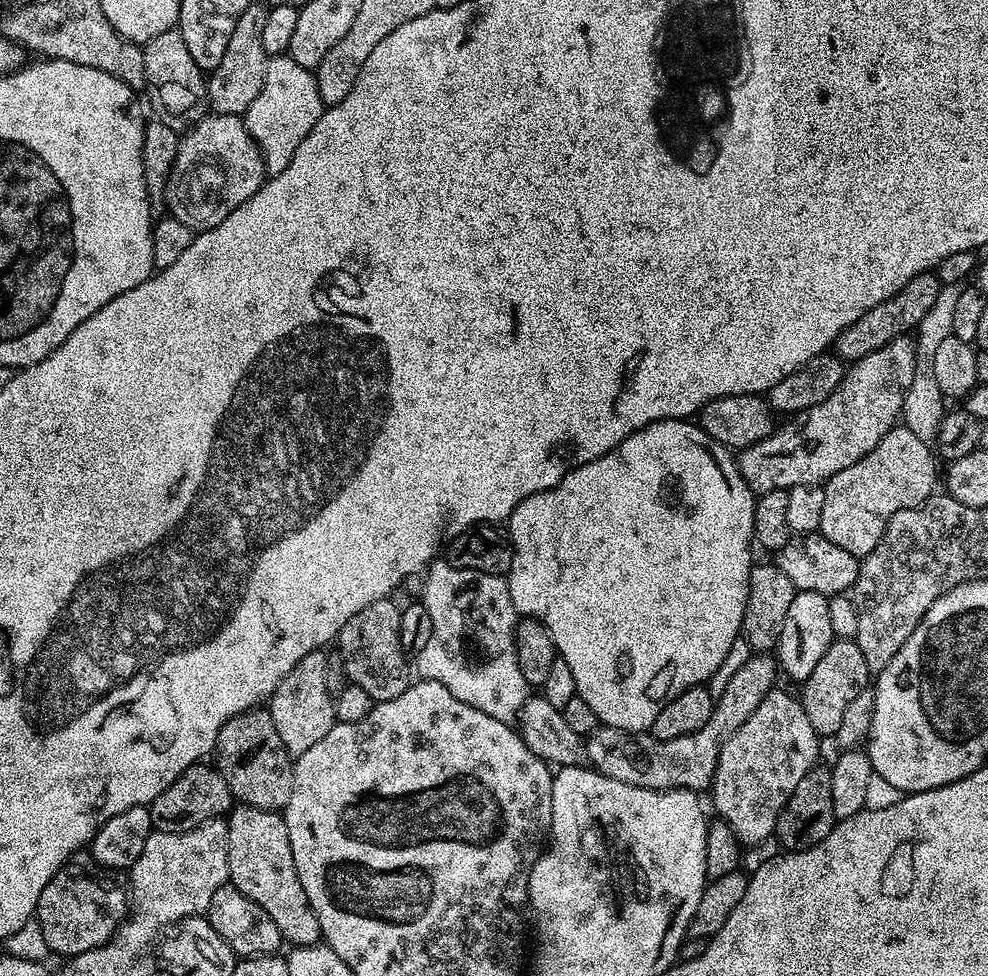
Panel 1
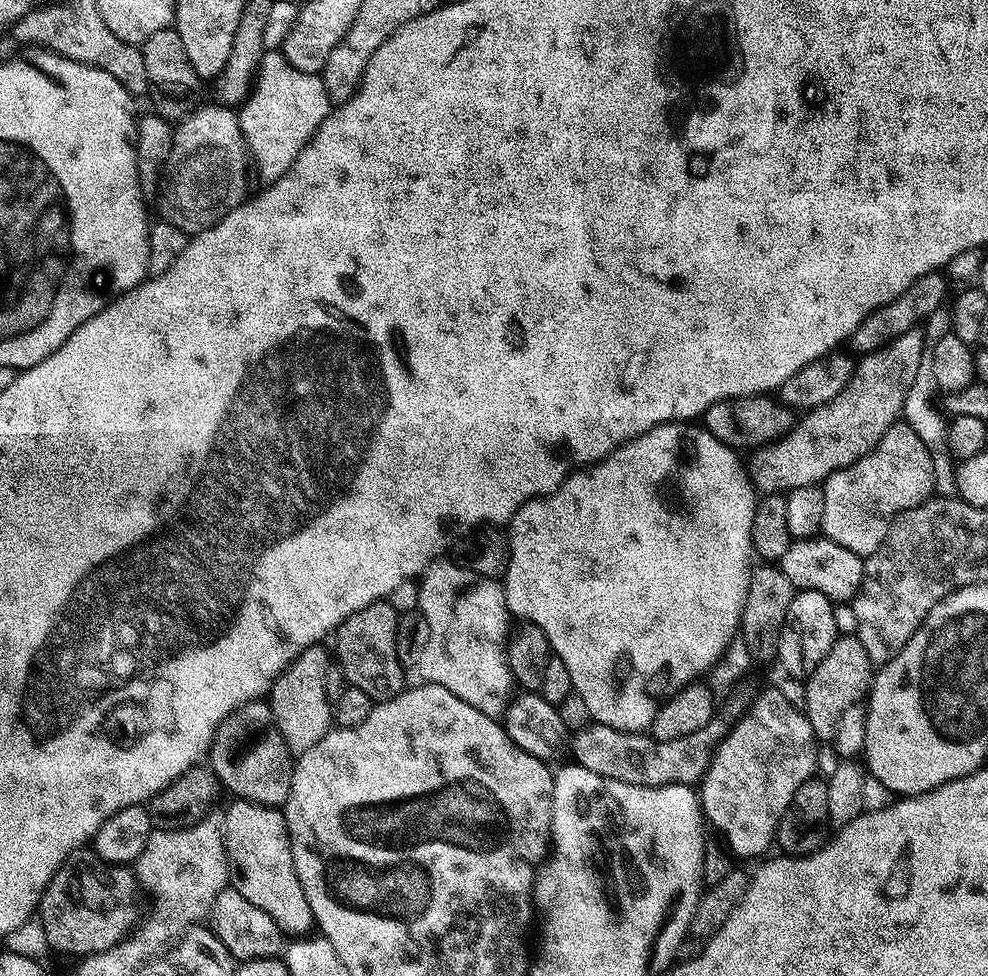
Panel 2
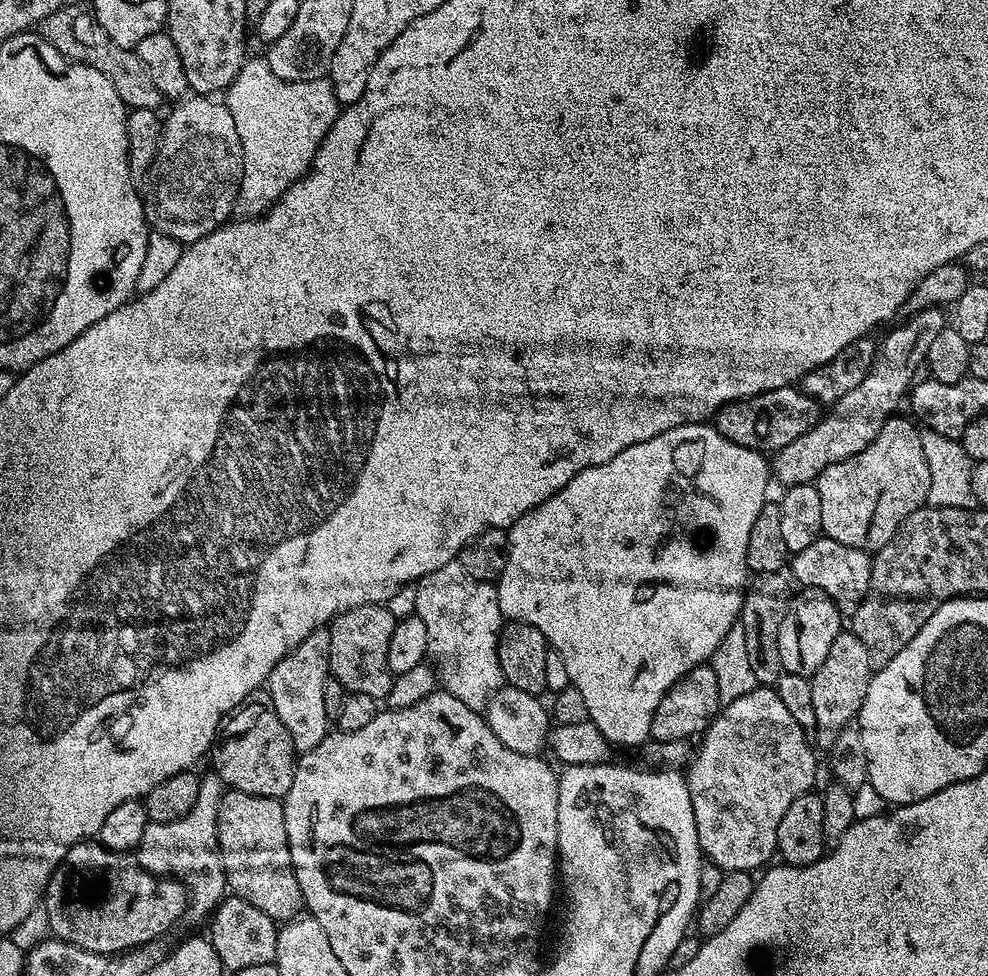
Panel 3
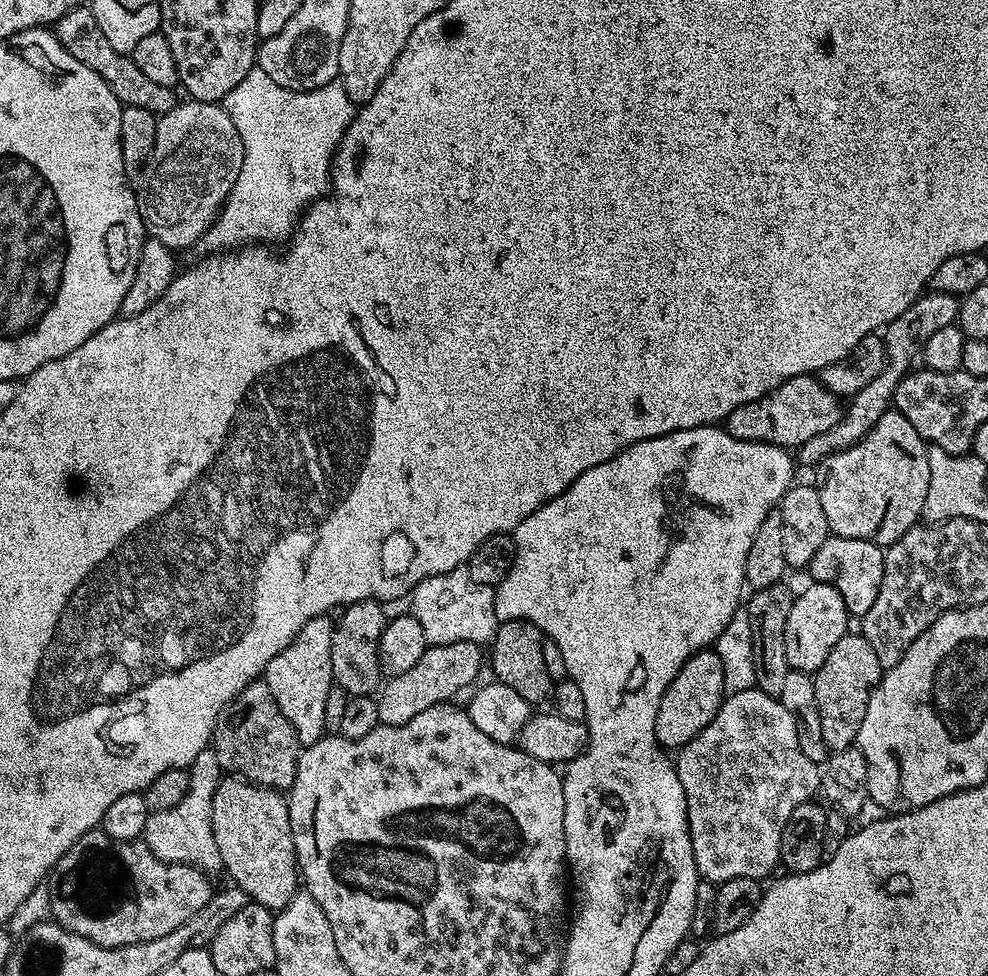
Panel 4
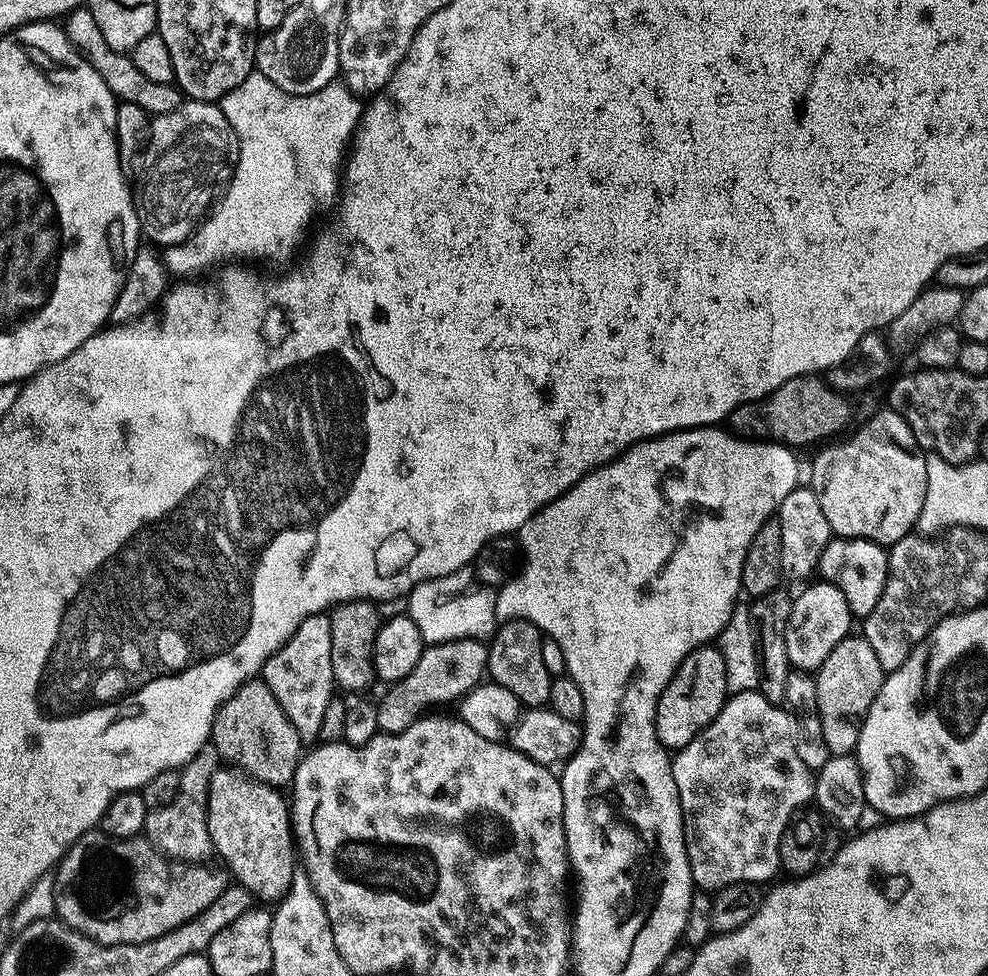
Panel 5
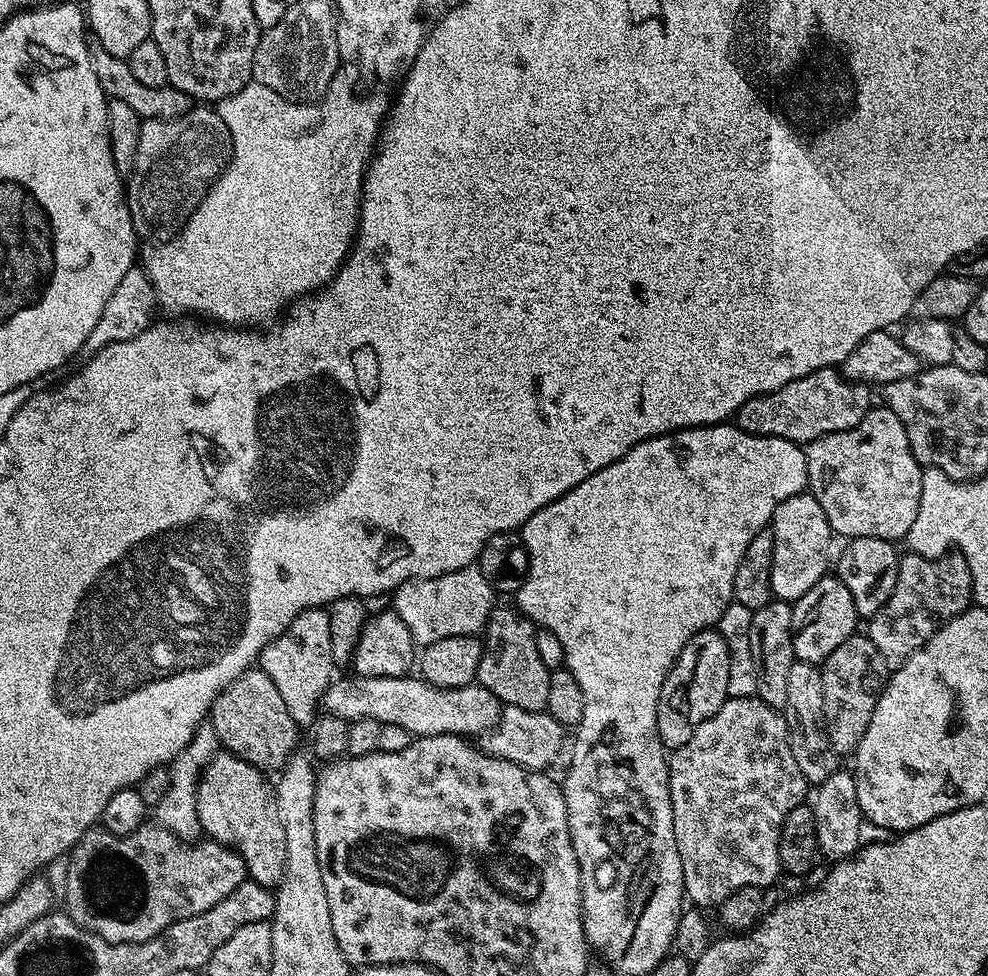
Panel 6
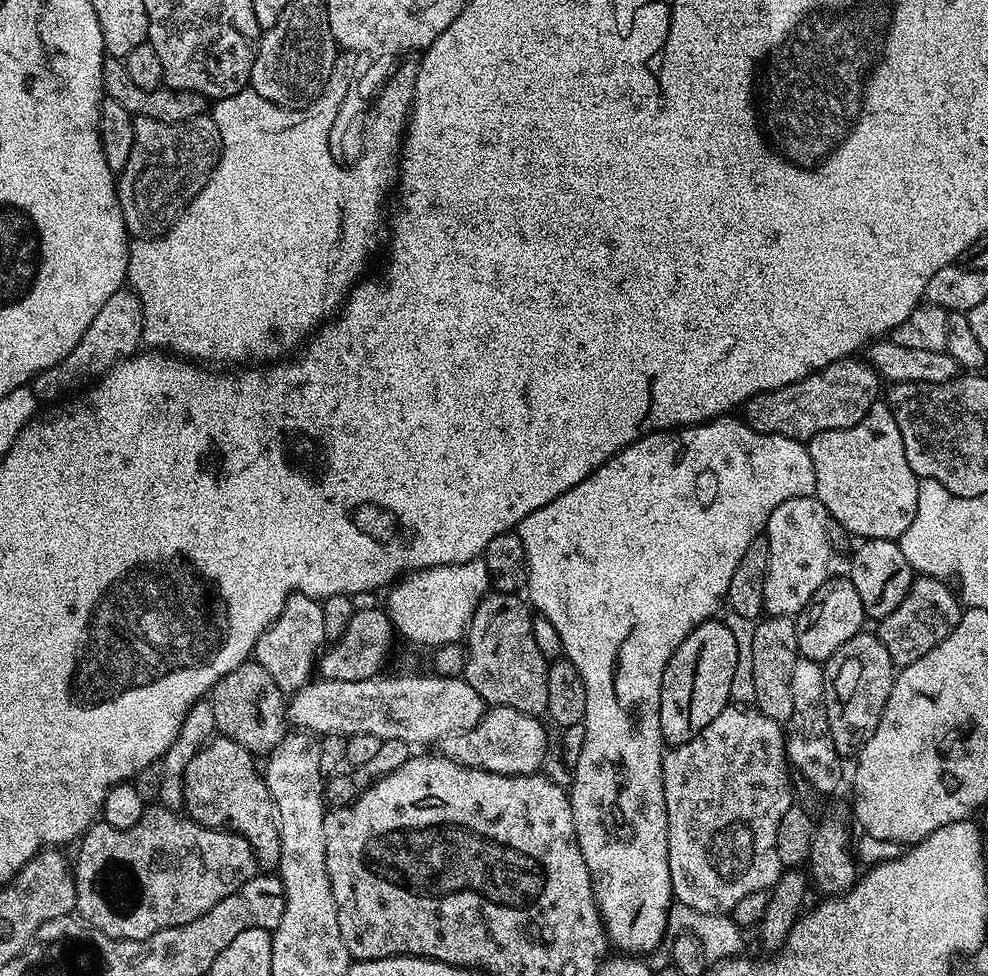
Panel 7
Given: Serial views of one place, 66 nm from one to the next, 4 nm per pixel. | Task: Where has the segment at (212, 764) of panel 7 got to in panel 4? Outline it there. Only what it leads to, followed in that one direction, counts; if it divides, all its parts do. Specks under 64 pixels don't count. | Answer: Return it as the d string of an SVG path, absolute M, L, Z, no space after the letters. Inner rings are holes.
M225 775L214 790L212 829L223 871L228 871L232 879L229 881L241 888L251 903L266 906L273 914L280 913L301 883L285 793Z

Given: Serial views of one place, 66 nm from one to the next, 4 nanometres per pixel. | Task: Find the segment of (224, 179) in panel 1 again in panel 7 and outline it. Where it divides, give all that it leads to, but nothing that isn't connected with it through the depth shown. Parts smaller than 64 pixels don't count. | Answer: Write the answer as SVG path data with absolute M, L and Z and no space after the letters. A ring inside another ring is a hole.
M211 115L173 124L135 117L134 146L126 166L118 174L116 190L129 237L150 240L163 236L189 202L208 185L223 151L220 128Z

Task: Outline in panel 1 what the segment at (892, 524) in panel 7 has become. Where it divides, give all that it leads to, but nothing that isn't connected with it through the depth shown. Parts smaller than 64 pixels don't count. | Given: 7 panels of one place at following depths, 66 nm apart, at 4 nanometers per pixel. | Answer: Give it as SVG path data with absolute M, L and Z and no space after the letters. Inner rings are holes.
M903 426L891 428L866 458L858 458L846 470L838 470L823 485L826 502L822 505L819 535L858 558L870 554L898 510L918 506L937 491L937 457L934 452L932 457L931 451L929 441L918 438L914 430Z

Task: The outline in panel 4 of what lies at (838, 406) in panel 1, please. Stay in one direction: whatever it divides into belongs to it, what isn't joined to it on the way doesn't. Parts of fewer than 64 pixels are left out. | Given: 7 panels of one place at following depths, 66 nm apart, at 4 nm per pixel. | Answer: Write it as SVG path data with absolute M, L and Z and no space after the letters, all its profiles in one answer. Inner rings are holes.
M925 291L913 302L898 318L894 318L883 329L882 339L884 342L884 369L870 382L870 386L862 386L858 394L854 394L847 401L846 407L841 411L840 420L824 434L818 434L816 438L810 438L798 450L798 460L809 466L815 466L821 460L825 460L830 454L846 450L854 446L869 430L892 408L892 395L898 386L900 379L908 375L913 367L912 356L919 357L924 350L926 338L931 338L934 330L942 326L956 324L956 315L960 309L959 299L945 292ZM912 364L912 365L911 365Z

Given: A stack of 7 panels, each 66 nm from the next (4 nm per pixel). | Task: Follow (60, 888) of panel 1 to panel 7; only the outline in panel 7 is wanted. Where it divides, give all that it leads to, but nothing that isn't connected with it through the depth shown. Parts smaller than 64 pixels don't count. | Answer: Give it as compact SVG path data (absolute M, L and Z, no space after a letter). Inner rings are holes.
M163 806L145 807L142 818L138 818L138 823L130 826L130 830L118 830L109 824L94 822L84 831L84 835L79 837L79 844L80 849L76 852L76 860L74 856L74 875L76 878L75 911L83 923L90 928L96 928L102 934L106 934L111 940L145 940L150 938L150 934L158 934L158 930L163 928L182 926L186 922L194 922L194 918L202 918L202 914L206 914L206 910L210 910L210 906L218 906L218 902L222 902L222 898L230 898L230 894L234 894L243 884L250 882L250 878L257 875L258 872L256 855L250 846L250 842L246 842L246 838L242 838L236 832L207 828L196 823L187 815Z

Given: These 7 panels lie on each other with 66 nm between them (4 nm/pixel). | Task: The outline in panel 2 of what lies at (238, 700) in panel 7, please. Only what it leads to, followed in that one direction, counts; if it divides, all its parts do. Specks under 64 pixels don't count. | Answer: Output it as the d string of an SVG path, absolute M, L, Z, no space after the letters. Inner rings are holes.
M267 699L248 700L238 706L218 726L210 749L210 769L237 800L282 806L288 801L292 785L294 754L276 728L272 705Z

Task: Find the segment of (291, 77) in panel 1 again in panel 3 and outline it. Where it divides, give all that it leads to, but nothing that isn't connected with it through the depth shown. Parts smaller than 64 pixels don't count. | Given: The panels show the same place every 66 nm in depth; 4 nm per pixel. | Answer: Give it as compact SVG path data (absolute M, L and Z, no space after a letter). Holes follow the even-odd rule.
M264 58L245 59L234 82L226 90L226 103L230 110L230 118L234 118L234 126L238 129L238 138L242 142L244 155L244 173L240 193L236 199L238 212L244 218L263 216L272 207L274 197L279 198L295 180L301 180L311 169L312 160L316 157L320 143L334 126L337 116L342 111L342 105L336 101L331 79L302 82L283 80L278 78L278 74L274 74L274 70Z

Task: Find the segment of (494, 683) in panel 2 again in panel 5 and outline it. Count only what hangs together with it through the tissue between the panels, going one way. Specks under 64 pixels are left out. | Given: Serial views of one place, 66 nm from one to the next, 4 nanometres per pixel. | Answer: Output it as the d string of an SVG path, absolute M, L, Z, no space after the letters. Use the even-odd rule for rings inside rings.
M471 567L459 568L454 574L446 574L442 578L423 580L408 593L406 603L408 603L406 615L412 619L414 626L418 626L425 645L444 643L447 640L454 639L487 641L498 627L496 592L489 588L488 585L481 584Z

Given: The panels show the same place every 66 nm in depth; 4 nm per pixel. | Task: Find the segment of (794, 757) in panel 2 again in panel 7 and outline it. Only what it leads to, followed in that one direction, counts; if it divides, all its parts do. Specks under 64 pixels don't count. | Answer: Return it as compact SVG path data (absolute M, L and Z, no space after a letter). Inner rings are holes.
M729 706L722 710L722 714L718 714L718 718L714 718L714 722L710 722L710 726L706 726L706 730L699 732L694 738L690 738L690 742L685 744L675 745L671 750L664 753L664 793L666 794L666 822L668 823L668 857L670 858L670 878L672 879L672 894L679 903L692 907L700 912L713 912L728 914L733 911L733 908L748 894L755 892L763 892L771 889L775 884L776 879L779 878L782 871L782 865L778 858L778 850L776 843L778 842L778 822L782 822L782 814L786 814L786 810L794 807L794 800L792 800L792 780L788 777L790 774L790 765L787 755L784 751L784 742L786 739L785 729L778 723L774 722L774 718L766 718L766 714L757 712L755 707L752 706Z

